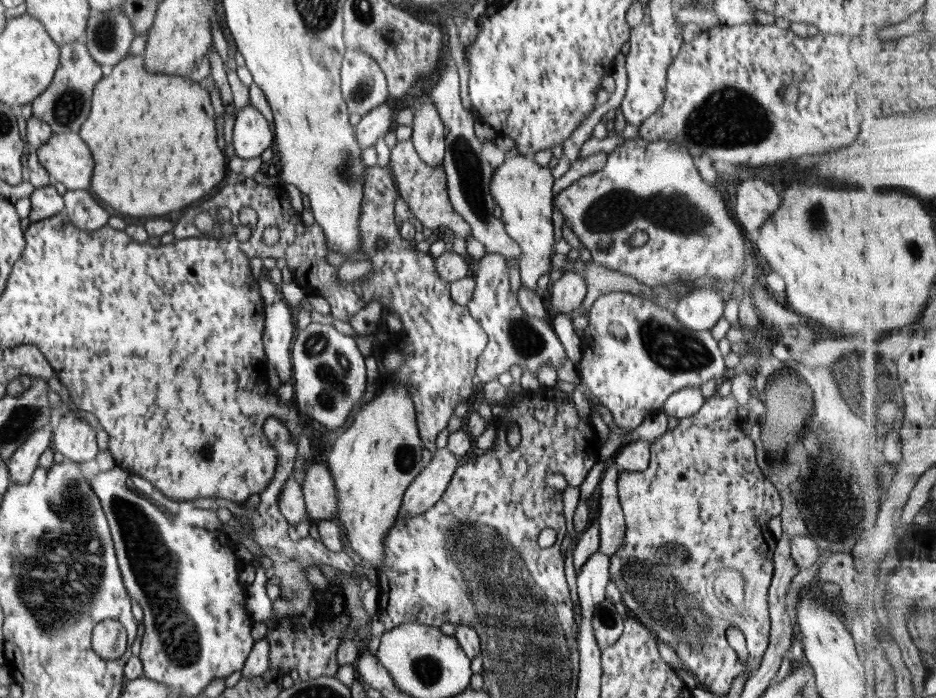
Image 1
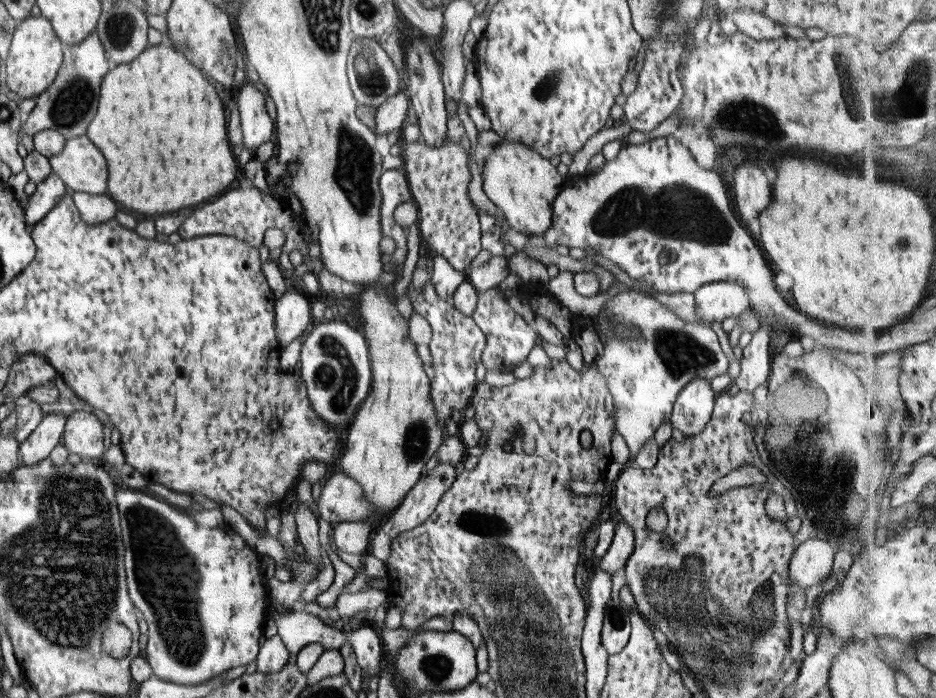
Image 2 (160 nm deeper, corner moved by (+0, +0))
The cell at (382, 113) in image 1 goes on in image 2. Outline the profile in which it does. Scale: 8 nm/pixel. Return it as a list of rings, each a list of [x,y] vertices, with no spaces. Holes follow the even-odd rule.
[[[399,91],[377,108],[376,126],[372,128],[376,136],[401,130],[407,122],[408,107],[411,101],[404,92]]]

